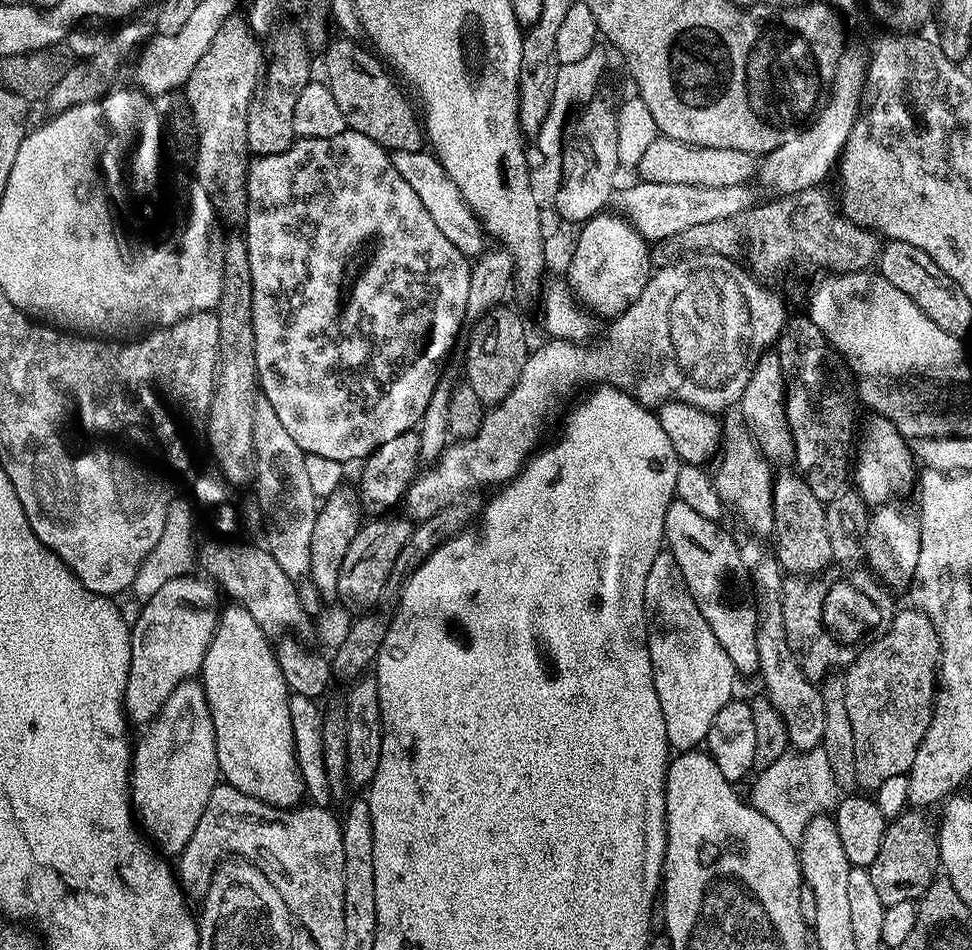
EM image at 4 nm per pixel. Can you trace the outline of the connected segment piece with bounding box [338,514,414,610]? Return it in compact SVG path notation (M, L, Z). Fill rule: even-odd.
M380 514L363 525L360 533L350 542L350 550L346 550L346 558L342 558L342 570L338 574L338 597L348 604L357 604L360 610L371 609L378 602L378 594L382 594L382 586L386 586L386 578L390 574L390 566L394 566L394 558L406 546L406 538L410 538L414 527L411 519L397 514Z

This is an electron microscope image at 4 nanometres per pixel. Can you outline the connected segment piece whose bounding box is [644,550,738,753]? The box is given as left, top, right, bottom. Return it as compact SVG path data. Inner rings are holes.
M662 550L656 555L654 563L650 565L650 574L646 574L644 619L648 622L648 653L652 663L654 686L658 702L662 706L662 718L666 718L666 738L677 753L699 749L707 741L710 725L714 723L718 710L722 710L722 706L733 700L732 687L735 686L736 680L738 681L738 673L734 664L730 662L730 654L722 650L722 642L714 638L710 622L702 618L698 602L694 602L682 578L682 570L678 562L674 562L674 554L667 550Z

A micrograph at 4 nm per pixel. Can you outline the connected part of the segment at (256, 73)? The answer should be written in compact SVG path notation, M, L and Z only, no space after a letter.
M233 14L229 20L222 22L222 30L214 34L214 42L206 49L206 54L198 58L198 66L190 73L190 78L182 89L184 97L190 102L194 122L196 123L196 167L195 183L206 190L212 198L212 211L225 225L243 225L248 218L248 166L250 153L246 142L246 114L250 102L256 96L256 90L266 71L264 45L243 15Z

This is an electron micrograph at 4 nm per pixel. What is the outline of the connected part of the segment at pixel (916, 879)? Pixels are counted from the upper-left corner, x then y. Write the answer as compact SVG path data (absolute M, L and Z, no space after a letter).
M905 810L887 825L882 846L878 846L878 858L869 866L870 883L878 893L885 908L898 906L898 902L916 902L937 879L940 863L940 842L937 833L928 825L925 813Z

